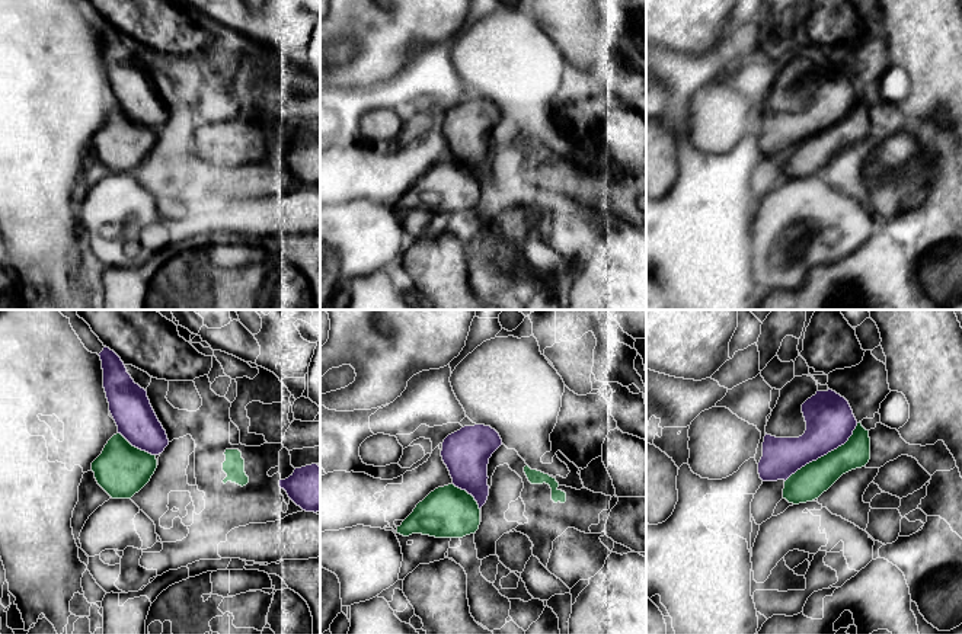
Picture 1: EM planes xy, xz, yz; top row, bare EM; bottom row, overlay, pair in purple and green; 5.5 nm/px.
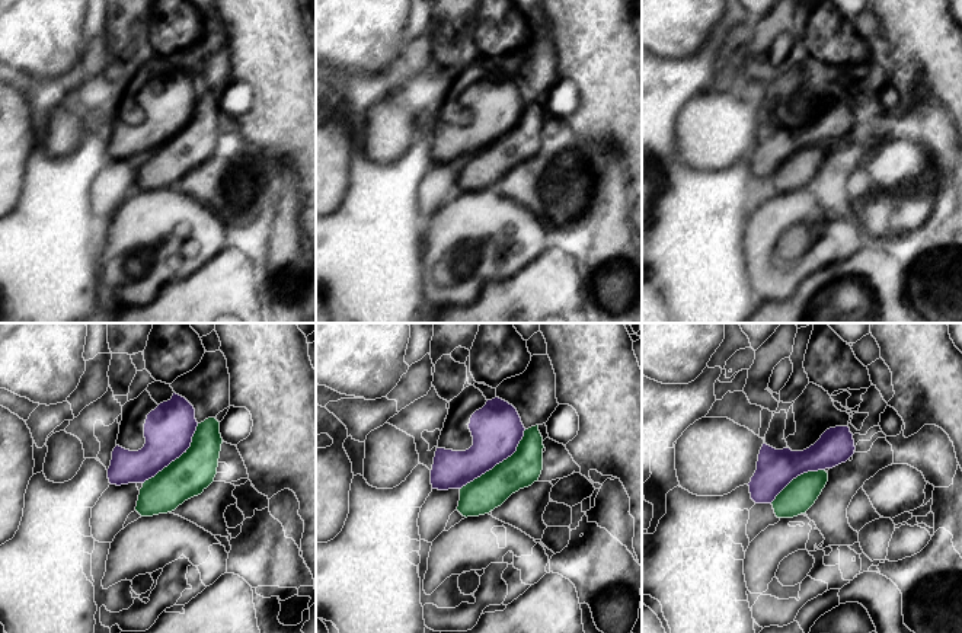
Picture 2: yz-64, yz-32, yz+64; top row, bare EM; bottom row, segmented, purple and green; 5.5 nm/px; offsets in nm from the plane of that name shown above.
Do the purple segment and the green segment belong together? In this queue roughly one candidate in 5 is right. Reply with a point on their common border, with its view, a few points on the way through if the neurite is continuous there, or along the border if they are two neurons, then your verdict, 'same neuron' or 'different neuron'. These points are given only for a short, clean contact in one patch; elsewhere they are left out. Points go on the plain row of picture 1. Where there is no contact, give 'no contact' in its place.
meets purple in yz at (824, 128); different neuron

